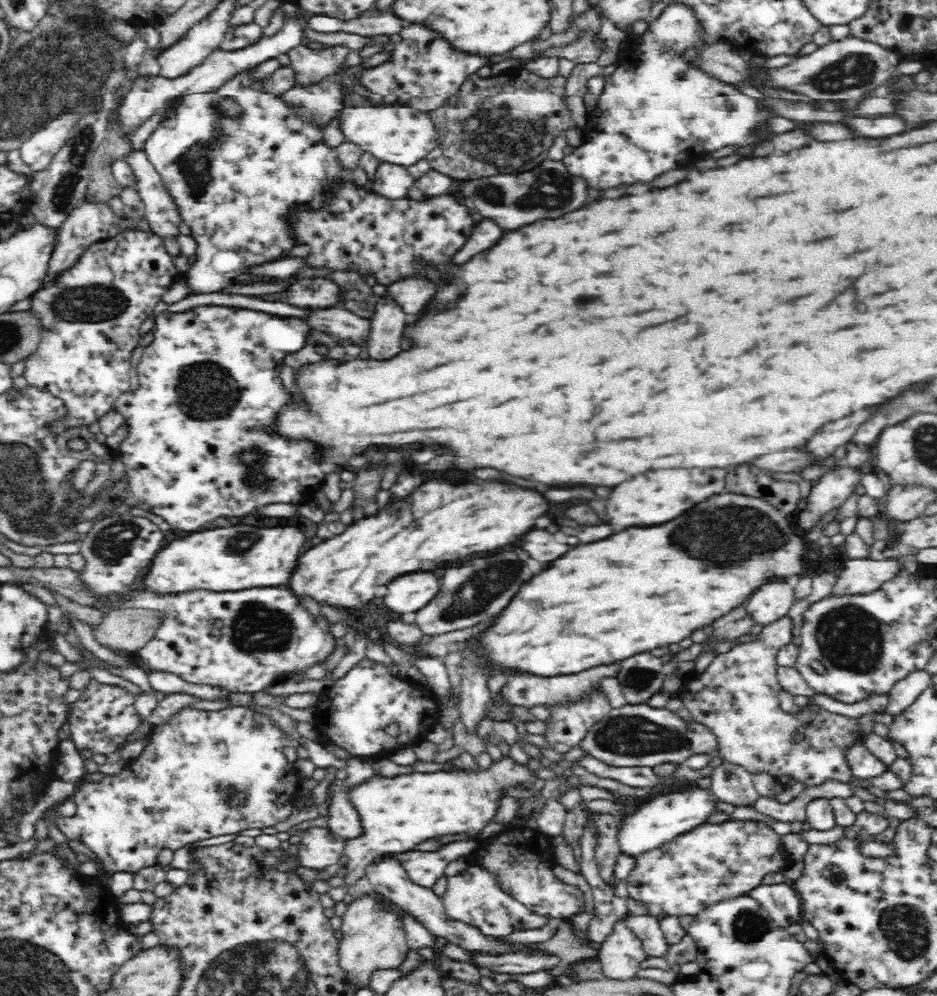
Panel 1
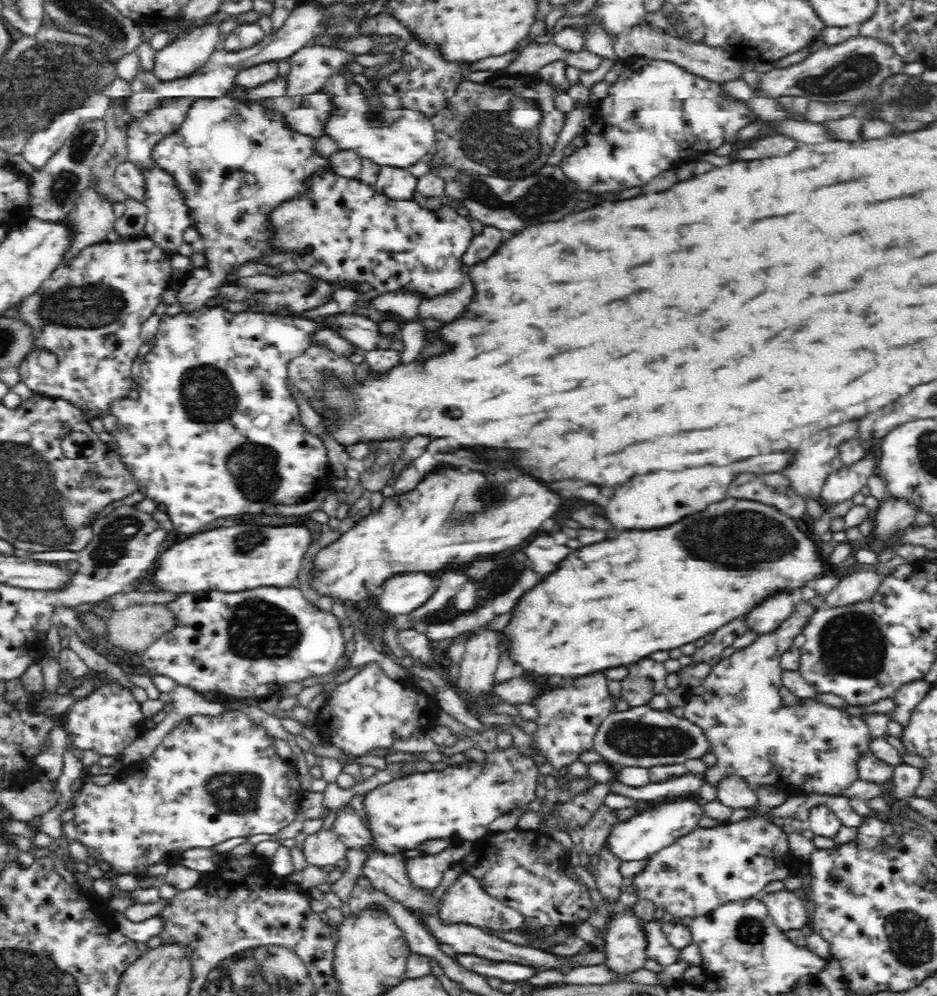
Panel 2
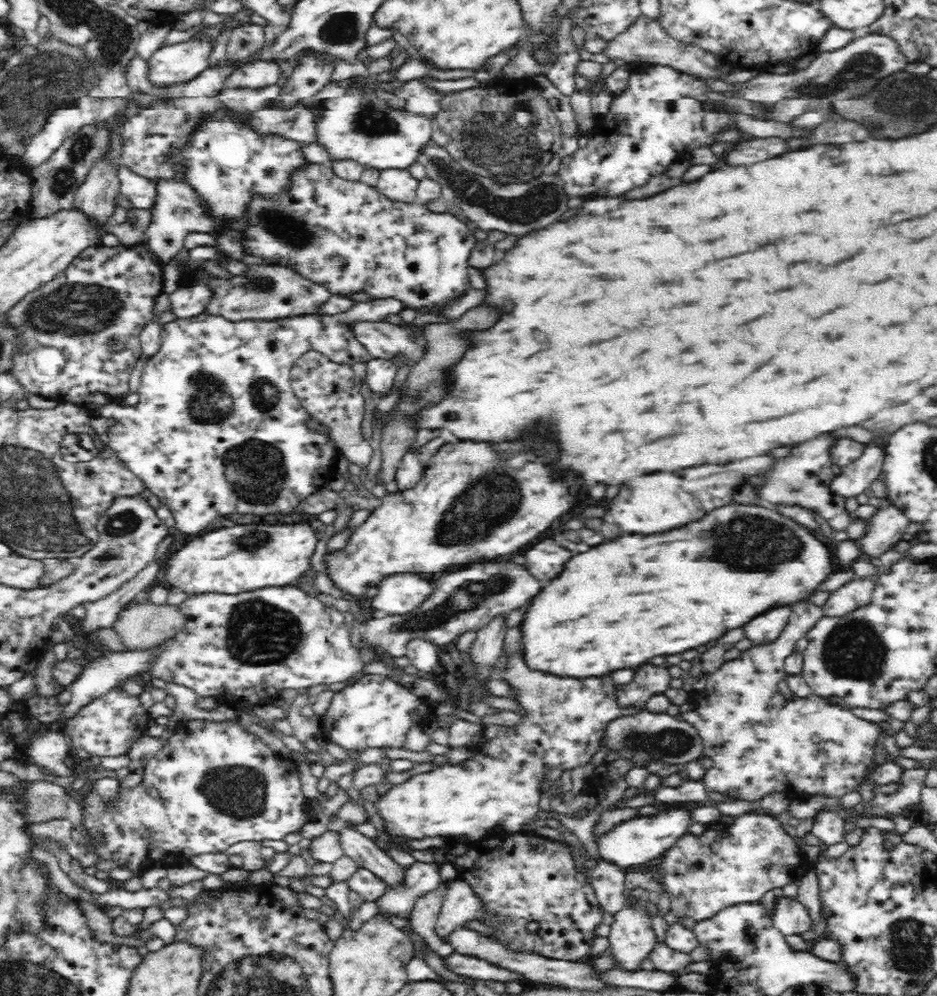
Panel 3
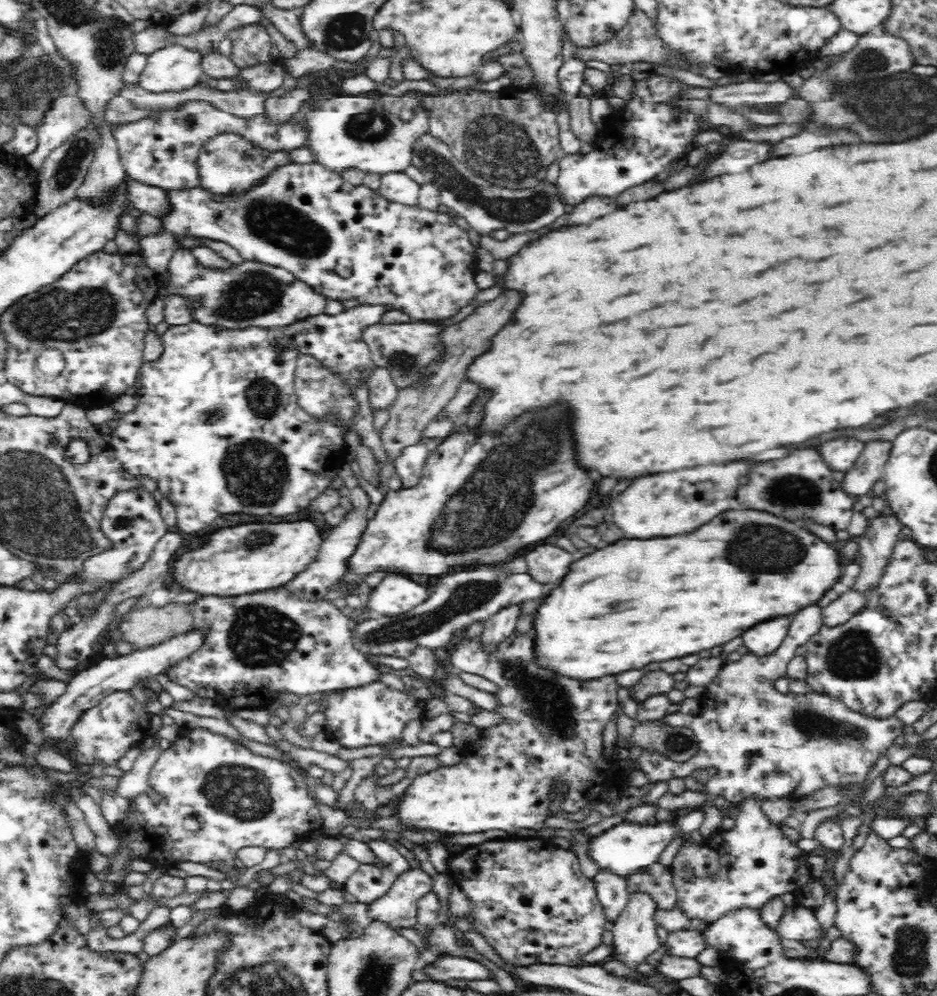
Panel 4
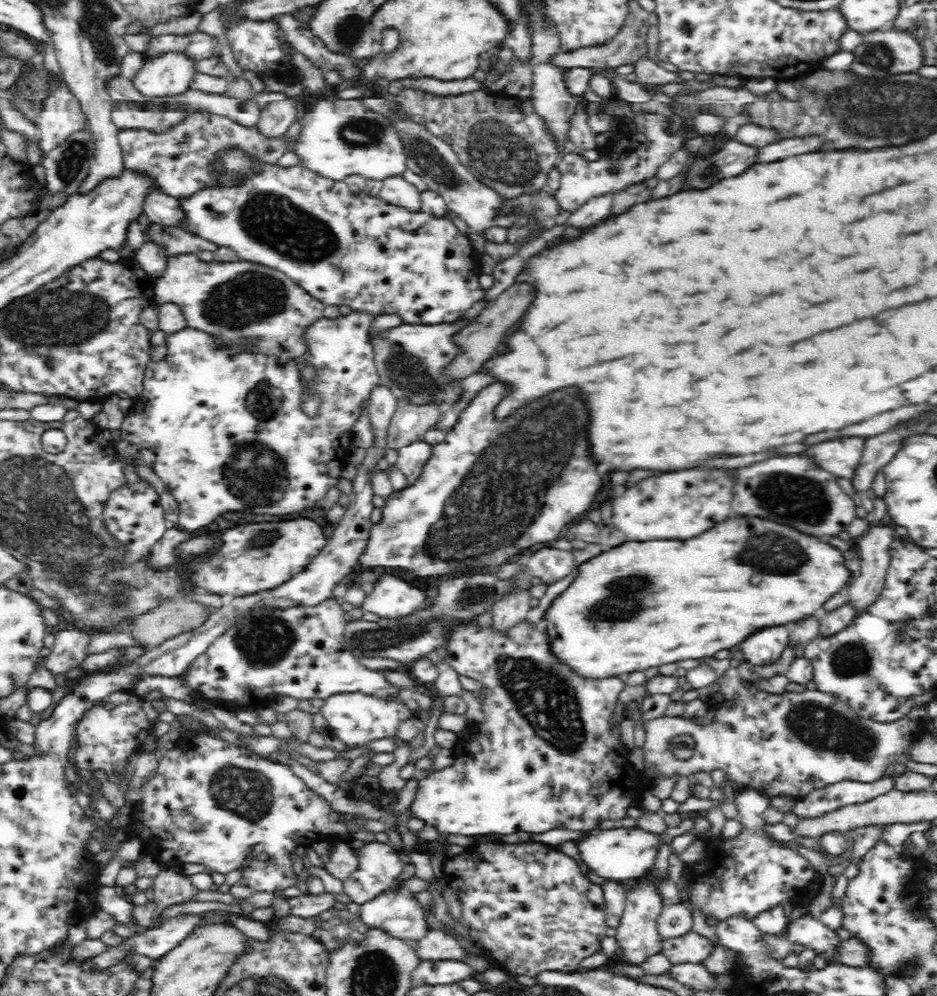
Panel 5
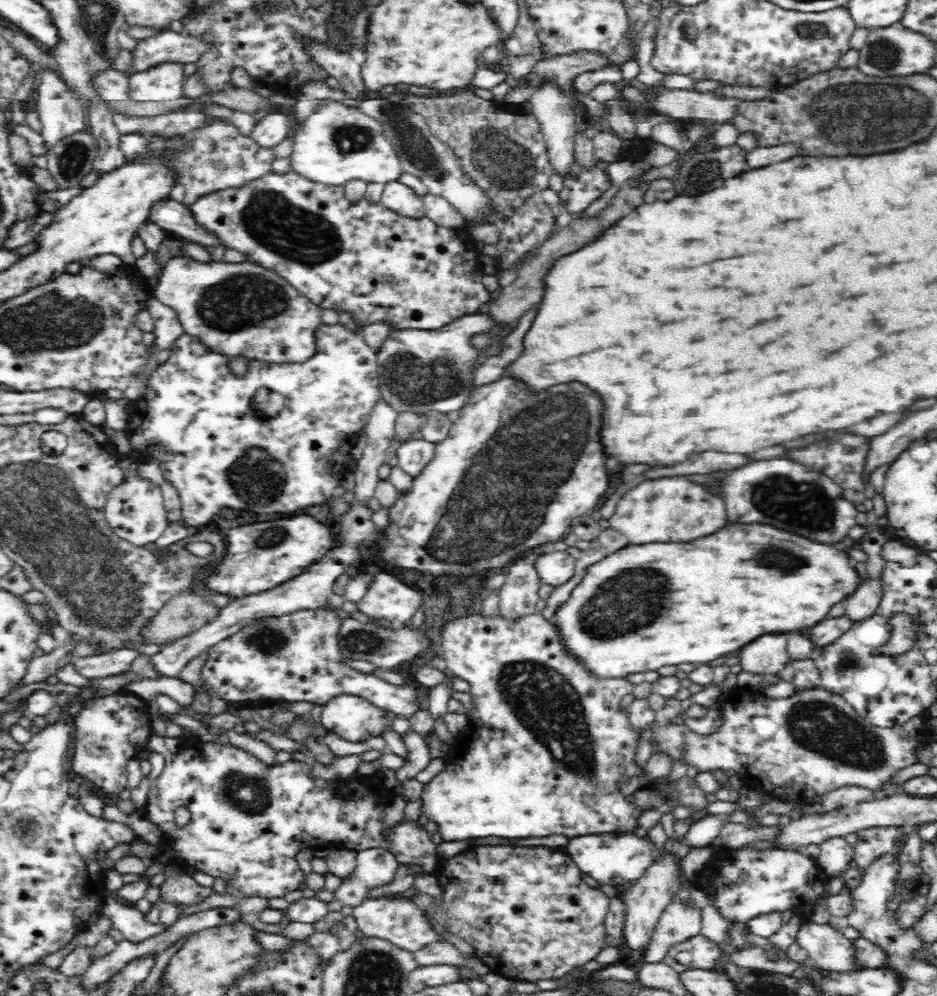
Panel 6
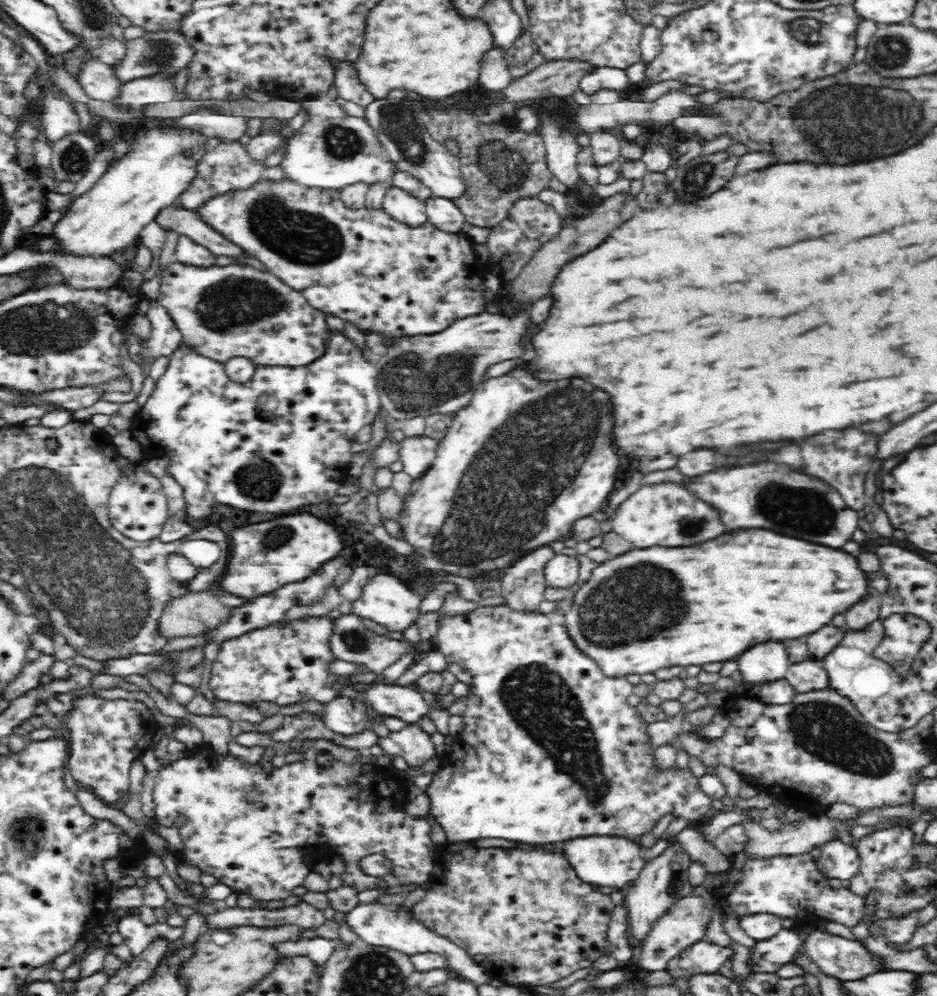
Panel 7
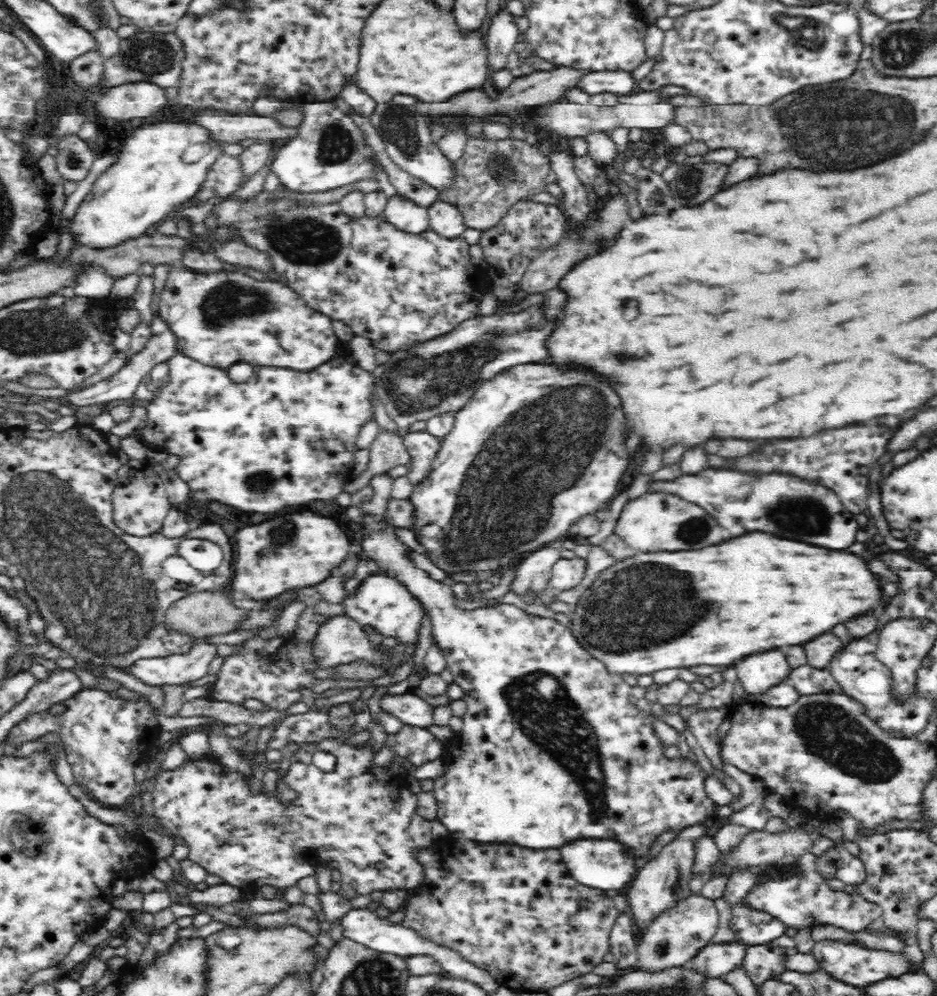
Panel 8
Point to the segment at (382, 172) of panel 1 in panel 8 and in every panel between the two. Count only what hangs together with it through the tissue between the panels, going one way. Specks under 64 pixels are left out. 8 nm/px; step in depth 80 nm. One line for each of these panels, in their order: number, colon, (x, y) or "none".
2: (396, 183)
3: (399, 185)
4: (398, 187)
5: (395, 190)
6: (396, 195)
7: (403, 206)
8: (404, 213)

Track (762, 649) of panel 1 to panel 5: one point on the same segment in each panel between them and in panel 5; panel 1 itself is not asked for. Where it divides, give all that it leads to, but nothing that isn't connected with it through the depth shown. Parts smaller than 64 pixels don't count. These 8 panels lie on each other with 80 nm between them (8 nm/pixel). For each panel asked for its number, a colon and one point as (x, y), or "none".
2: (812, 746)
3: (760, 742)
4: (763, 743)
5: (788, 744)

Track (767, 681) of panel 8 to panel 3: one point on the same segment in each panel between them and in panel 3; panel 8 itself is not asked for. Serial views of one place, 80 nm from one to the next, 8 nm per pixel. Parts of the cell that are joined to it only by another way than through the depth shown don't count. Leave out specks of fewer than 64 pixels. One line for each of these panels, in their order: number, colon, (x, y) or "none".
3: (765, 627)
4: (762, 638)
5: (762, 647)
6: (766, 654)
7: (767, 661)

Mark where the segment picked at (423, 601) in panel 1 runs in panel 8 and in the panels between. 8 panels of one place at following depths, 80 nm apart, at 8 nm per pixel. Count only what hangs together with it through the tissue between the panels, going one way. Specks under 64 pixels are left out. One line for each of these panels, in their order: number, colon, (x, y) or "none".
2: (402, 595)
3: (400, 594)
4: (396, 594)
5: (391, 597)
6: (387, 598)
7: (386, 600)
8: (383, 602)

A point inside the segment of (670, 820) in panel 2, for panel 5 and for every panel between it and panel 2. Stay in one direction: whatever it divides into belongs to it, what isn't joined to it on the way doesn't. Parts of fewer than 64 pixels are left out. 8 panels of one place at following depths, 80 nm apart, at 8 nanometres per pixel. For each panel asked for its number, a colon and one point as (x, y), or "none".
3: (642, 838)
4: (627, 848)
5: (619, 853)

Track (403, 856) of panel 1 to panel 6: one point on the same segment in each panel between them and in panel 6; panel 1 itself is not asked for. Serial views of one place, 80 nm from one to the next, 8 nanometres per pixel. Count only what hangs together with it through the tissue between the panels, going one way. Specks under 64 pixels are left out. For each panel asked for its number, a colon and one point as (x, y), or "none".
2: (426, 871)
3: (421, 877)
4: (398, 907)
5: (398, 912)
6: (400, 920)

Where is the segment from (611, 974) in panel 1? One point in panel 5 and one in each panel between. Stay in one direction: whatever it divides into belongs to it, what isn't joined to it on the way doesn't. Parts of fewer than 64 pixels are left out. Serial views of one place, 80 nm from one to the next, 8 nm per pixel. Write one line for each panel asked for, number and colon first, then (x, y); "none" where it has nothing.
2: (624, 945)
3: (631, 937)
4: (634, 931)
5: (636, 933)

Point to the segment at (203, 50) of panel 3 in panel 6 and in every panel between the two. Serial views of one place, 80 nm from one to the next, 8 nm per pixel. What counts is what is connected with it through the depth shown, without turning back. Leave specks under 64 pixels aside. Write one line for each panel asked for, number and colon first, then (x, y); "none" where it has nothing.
4: (173, 68)
5: (171, 73)
6: (165, 81)

